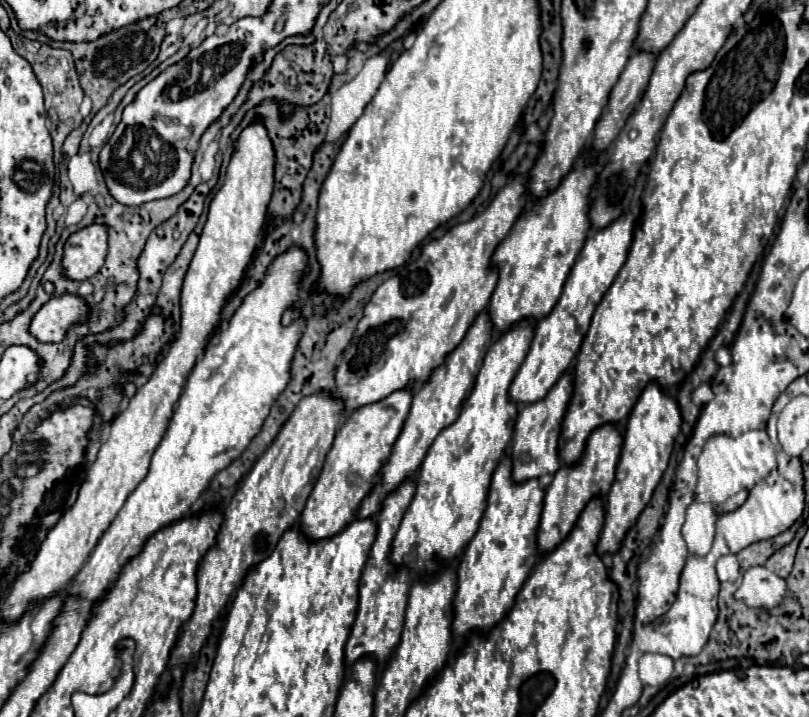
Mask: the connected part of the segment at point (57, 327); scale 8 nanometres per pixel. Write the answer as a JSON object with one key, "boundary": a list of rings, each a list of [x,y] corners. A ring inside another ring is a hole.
{"boundary":[[[76,295],[52,297],[52,301],[44,303],[32,317],[30,333],[42,343],[58,343],[64,339],[70,325],[82,321],[86,313],[88,305]]]}

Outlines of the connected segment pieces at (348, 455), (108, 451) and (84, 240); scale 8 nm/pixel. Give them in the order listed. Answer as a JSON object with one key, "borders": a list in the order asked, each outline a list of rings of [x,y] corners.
{"borders":[[[[398,389],[396,393],[384,397],[384,401],[376,401],[372,405],[356,409],[342,423],[342,427],[336,433],[334,445],[324,461],[324,469],[300,515],[300,525],[308,539],[332,537],[340,533],[350,521],[356,519],[362,499],[380,481],[380,469],[388,461],[392,445],[396,443],[402,431],[402,425],[410,411],[410,403],[412,403],[412,391]]],[[[254,121],[242,129],[226,169],[226,179],[210,203],[208,221],[182,285],[180,331],[170,343],[164,359],[156,365],[148,383],[134,393],[130,405],[112,421],[108,439],[102,443],[98,459],[88,469],[76,503],[48,533],[38,549],[36,559],[32,561],[30,571],[22,573],[12,585],[2,607],[2,619],[16,621],[24,611],[32,607],[36,599],[64,591],[66,585],[82,569],[102,533],[114,521],[132,489],[136,489],[136,485],[146,477],[152,453],[166,433],[168,421],[174,413],[174,403],[182,393],[182,385],[196,359],[204,353],[214,329],[218,327],[228,297],[240,287],[248,265],[254,259],[268,217],[268,203],[274,187],[274,163],[274,145],[262,121]]],[[[90,225],[72,233],[64,245],[62,271],[72,281],[84,281],[100,271],[108,253],[108,227]]]]}

